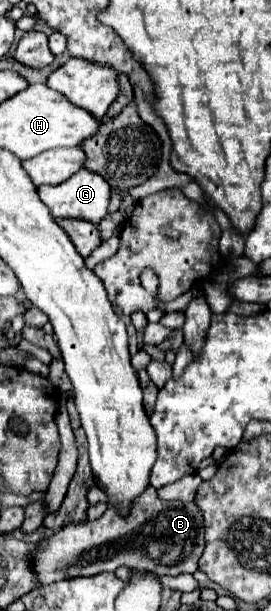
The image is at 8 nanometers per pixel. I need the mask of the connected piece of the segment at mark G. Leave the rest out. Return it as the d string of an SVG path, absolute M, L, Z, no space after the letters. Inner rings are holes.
M82 168L70 180L58 186L40 186L38 194L44 200L44 204L48 204L52 216L56 218L78 218L78 220L86 220L92 224L100 224L100 220L108 214L112 186L106 180L102 180L102 176L98 176L96 172Z

